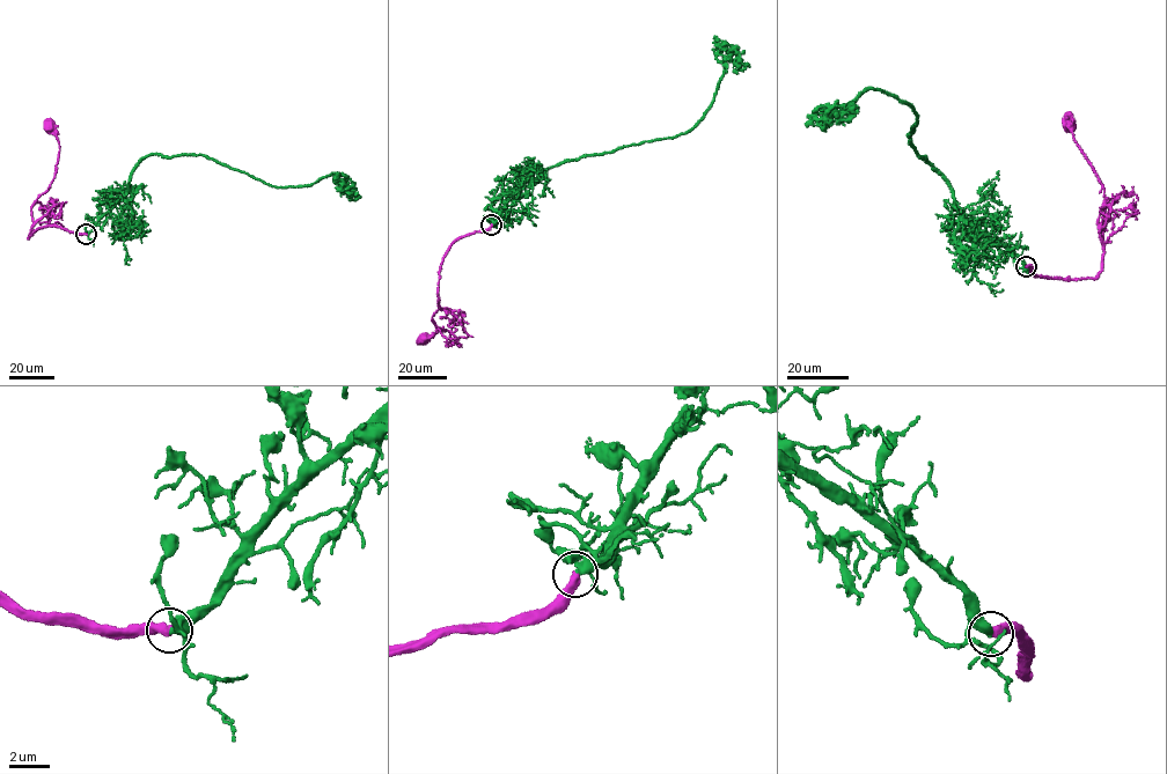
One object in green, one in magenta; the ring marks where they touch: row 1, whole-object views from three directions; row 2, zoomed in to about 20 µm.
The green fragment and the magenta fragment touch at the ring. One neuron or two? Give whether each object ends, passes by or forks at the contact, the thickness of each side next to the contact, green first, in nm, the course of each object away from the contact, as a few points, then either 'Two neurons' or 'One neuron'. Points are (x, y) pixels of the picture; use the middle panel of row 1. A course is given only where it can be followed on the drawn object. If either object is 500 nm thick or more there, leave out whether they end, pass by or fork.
At the ring green ends. At the ring magenta ends. Thickness 400 nm (green) against 460 nm. Course of green: (491, 225), (512, 189), (552, 167), (684, 134), (710, 105), (728, 58), (739, 56), (743, 63). Course of magenta: (491, 225), (459, 237), (443, 257), (439, 308), (432, 319), (435, 325), (446, 330), (424, 337). One neuron

